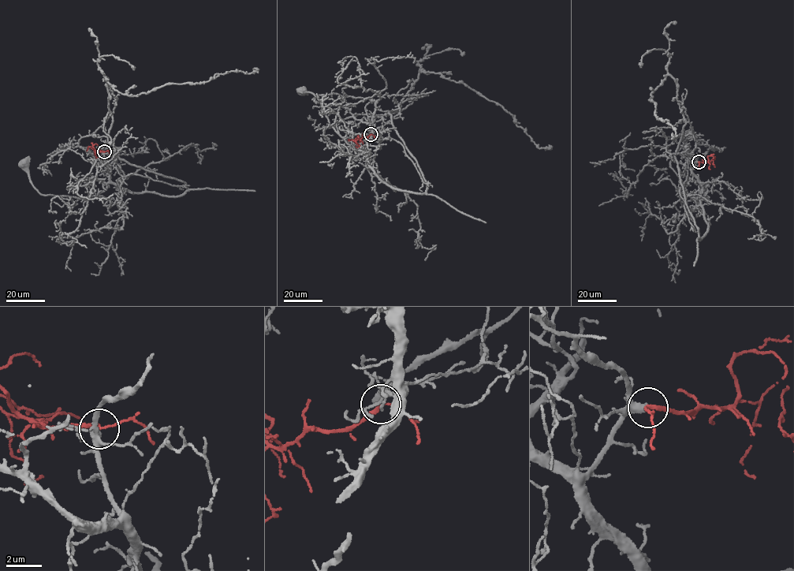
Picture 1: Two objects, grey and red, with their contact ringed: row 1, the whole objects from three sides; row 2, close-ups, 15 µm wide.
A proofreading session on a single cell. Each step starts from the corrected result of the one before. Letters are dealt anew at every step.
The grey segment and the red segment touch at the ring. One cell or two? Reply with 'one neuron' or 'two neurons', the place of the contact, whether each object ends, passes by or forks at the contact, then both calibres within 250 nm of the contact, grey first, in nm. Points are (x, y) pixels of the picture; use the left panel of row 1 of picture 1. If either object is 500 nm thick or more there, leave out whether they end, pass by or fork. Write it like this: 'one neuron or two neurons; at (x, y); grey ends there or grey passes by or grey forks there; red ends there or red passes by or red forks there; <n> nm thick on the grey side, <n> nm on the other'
one neuron; at (104, 151); grey passes by; red passes by; 360 nm thick on the grey side, 180 nm on the other

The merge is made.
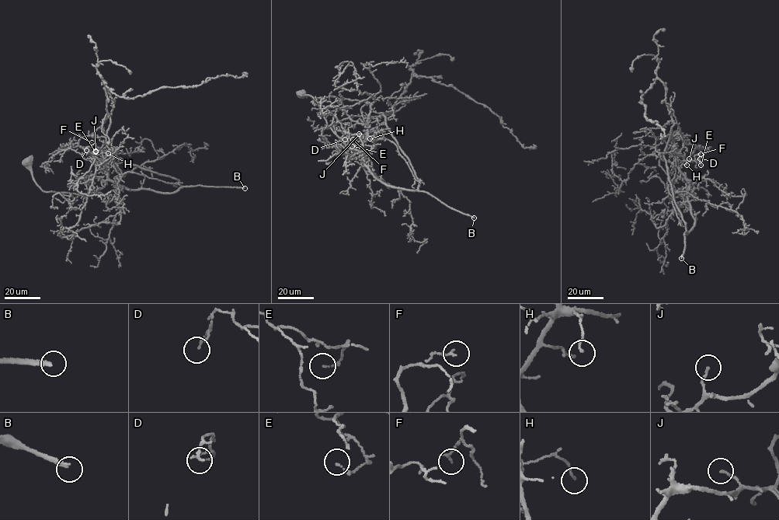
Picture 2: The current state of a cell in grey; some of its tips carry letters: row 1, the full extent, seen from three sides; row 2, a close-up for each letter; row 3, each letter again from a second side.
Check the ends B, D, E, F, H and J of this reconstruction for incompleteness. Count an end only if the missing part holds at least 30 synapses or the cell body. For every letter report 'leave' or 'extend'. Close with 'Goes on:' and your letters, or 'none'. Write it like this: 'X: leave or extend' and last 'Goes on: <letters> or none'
B: extend
D: leave
E: leave
F: leave
H: leave
J: leave
Goes on: B

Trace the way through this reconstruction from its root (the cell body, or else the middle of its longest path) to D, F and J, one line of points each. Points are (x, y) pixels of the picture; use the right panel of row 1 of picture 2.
D: (677, 133), (659, 165), (680, 196), (689, 185), (680, 165), (700, 158)
F: (677, 133), (659, 165), (680, 196), (688, 191), (689, 185), (680, 165), (700, 154)
J: (677, 133), (659, 165), (682, 197), (688, 191), (689, 183), (679, 167), (683, 161), (690, 161), (689, 158)

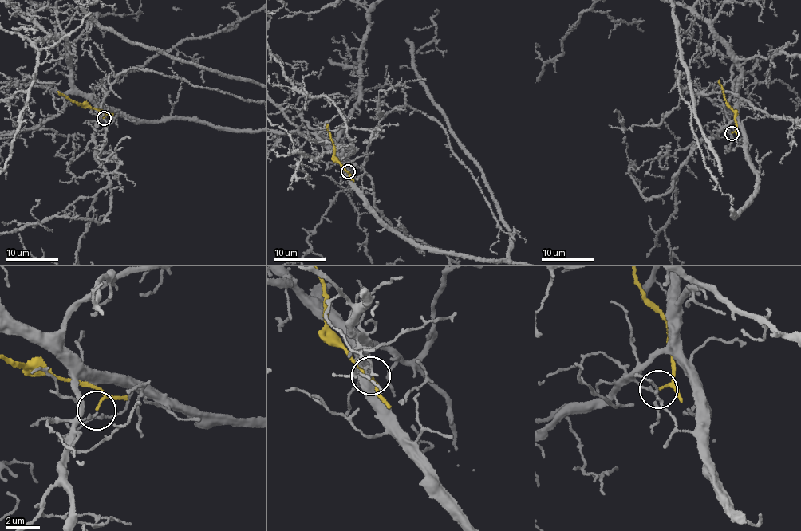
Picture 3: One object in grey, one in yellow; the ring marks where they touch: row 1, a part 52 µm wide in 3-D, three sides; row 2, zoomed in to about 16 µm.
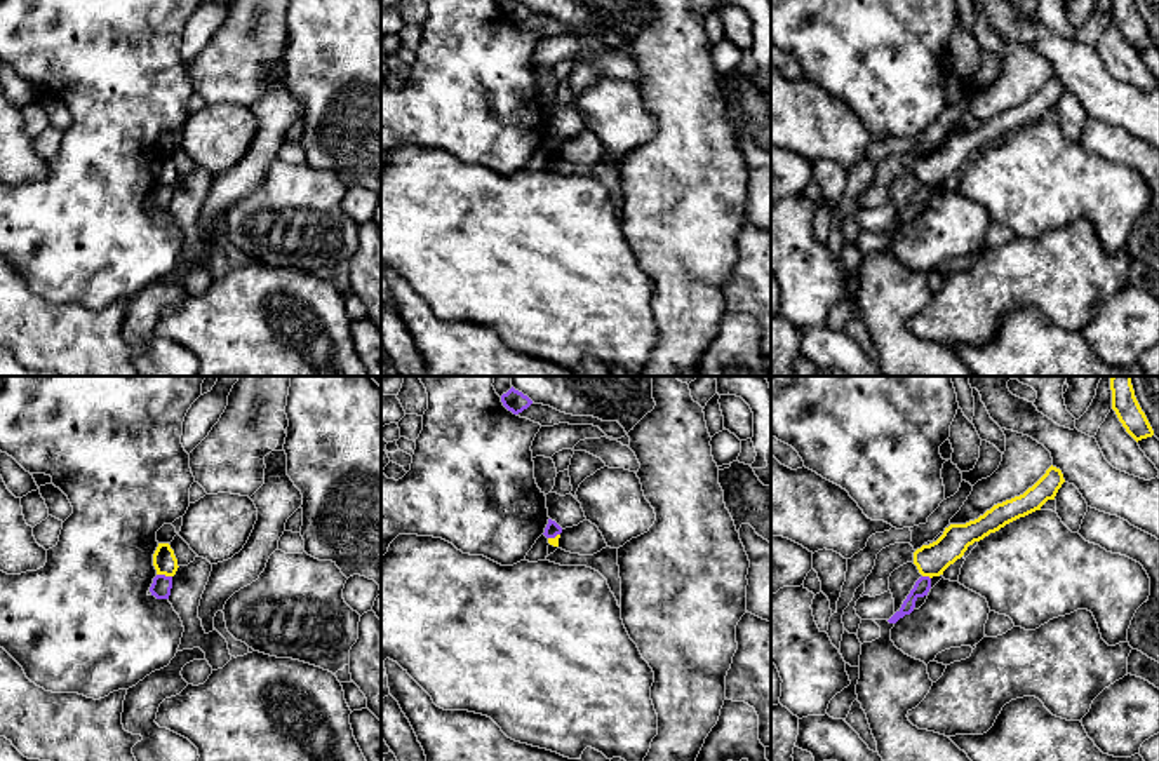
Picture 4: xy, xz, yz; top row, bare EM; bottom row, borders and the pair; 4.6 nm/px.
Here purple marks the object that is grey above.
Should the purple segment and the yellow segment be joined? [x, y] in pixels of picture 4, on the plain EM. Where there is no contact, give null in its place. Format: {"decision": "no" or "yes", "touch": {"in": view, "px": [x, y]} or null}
{"decision": "no", "touch": {"in": "xy", "px": [164, 185]}}

